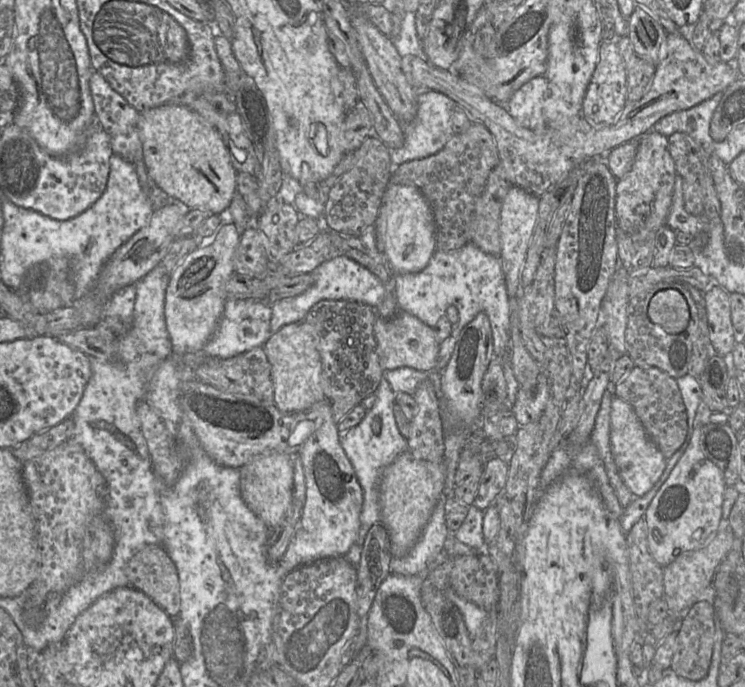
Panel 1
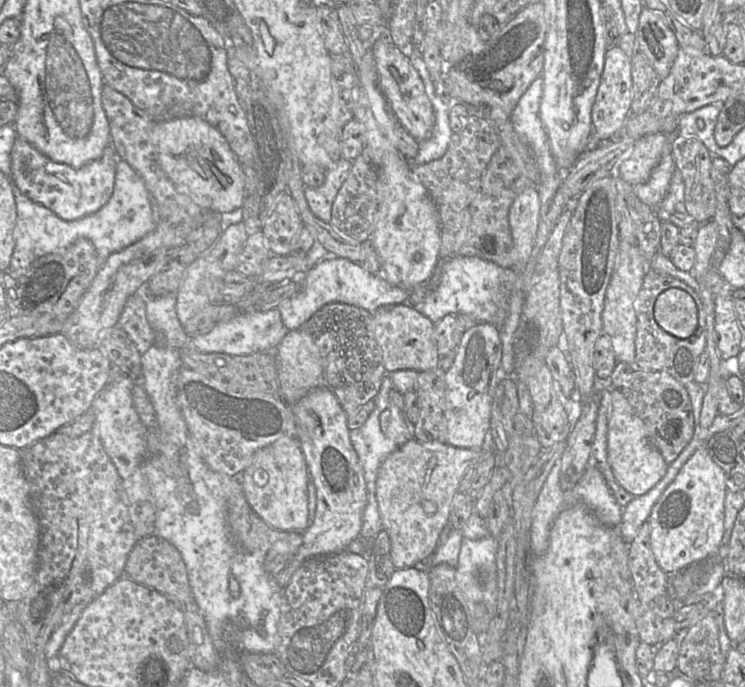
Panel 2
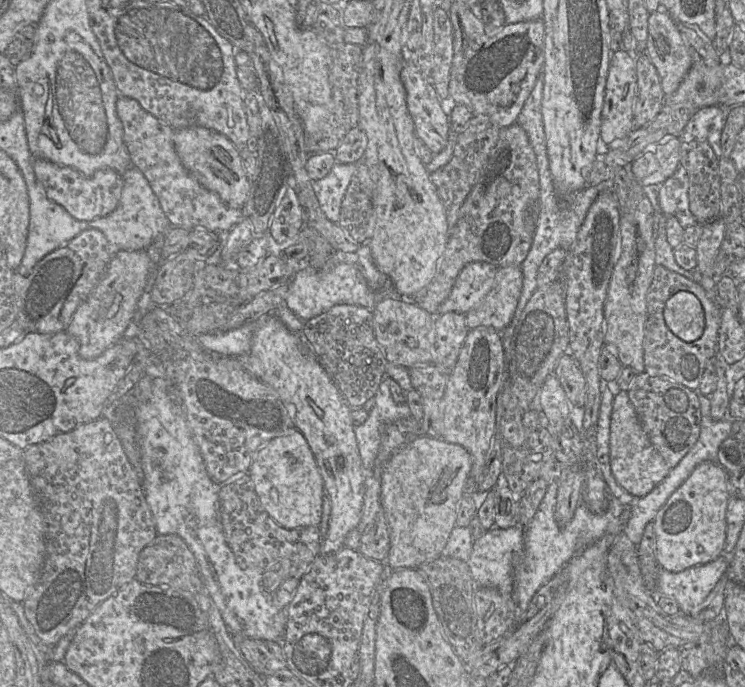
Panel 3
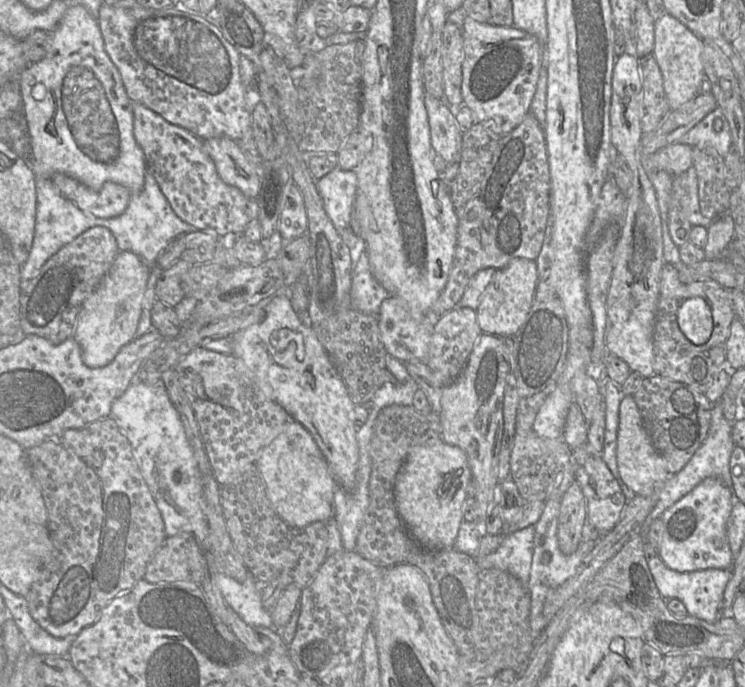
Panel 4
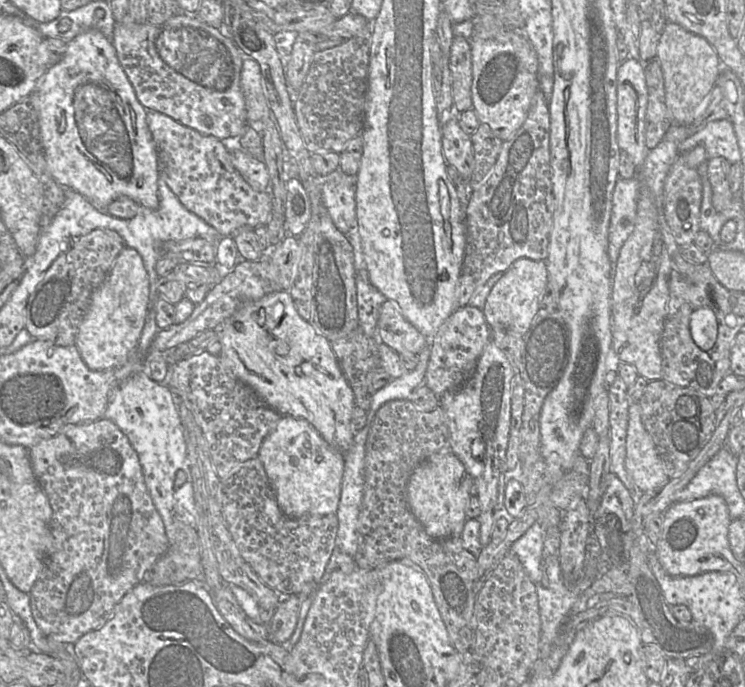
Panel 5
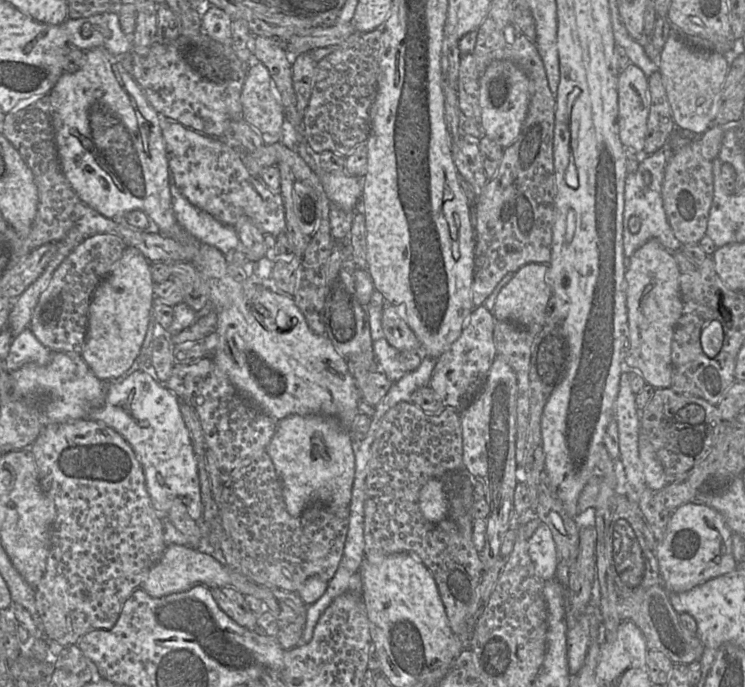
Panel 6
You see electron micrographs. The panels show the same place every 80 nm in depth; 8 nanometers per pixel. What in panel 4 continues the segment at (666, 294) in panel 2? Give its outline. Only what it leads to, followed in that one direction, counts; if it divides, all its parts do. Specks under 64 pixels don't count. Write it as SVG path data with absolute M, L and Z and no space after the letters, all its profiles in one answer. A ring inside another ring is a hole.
M701 297L684 300L678 308L677 322L683 334L695 345L705 344L713 331L711 308Z

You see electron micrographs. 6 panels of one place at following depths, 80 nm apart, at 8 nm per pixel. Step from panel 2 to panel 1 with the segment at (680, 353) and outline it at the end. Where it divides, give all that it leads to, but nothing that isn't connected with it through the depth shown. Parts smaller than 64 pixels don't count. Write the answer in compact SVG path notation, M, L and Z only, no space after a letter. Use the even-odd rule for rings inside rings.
M659 282L629 299L627 308L628 322L625 331L627 353L636 366L656 367L667 373L670 377L678 379L688 375L694 365L701 363L702 359L709 354L716 354L710 343L708 323L701 320L698 307L693 300L687 287L678 282ZM676 289L685 297L690 310L690 321L684 332L669 334L661 326L651 321L648 316L648 305L651 298L660 290Z

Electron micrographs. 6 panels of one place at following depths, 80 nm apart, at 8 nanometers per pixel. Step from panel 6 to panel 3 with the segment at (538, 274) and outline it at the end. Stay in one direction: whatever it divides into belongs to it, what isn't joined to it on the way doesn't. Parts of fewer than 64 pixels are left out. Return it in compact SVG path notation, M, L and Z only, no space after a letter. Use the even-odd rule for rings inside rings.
M520 266L499 268L491 291L479 308L465 313L465 324L469 330L488 327L498 332L511 322L523 286Z

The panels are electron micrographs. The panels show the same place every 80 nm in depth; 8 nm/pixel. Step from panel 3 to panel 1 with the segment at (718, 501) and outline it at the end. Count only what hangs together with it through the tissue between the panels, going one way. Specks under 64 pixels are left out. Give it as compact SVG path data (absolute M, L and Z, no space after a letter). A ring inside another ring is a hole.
M695 427L692 437L686 437L684 442L688 442L688 446L685 452L650 502L643 517L647 524L649 551L654 560L662 567L669 565L689 551L701 548L721 530L723 496L726 486L720 469L703 453L700 436L700 428Z

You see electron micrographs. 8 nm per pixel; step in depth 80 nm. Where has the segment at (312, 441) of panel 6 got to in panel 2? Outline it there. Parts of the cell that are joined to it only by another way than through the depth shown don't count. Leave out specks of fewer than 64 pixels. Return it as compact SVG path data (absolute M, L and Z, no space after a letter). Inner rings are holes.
M282 437L260 449L242 472L243 493L254 512L271 528L304 532L310 524L308 509L309 471L296 437Z

